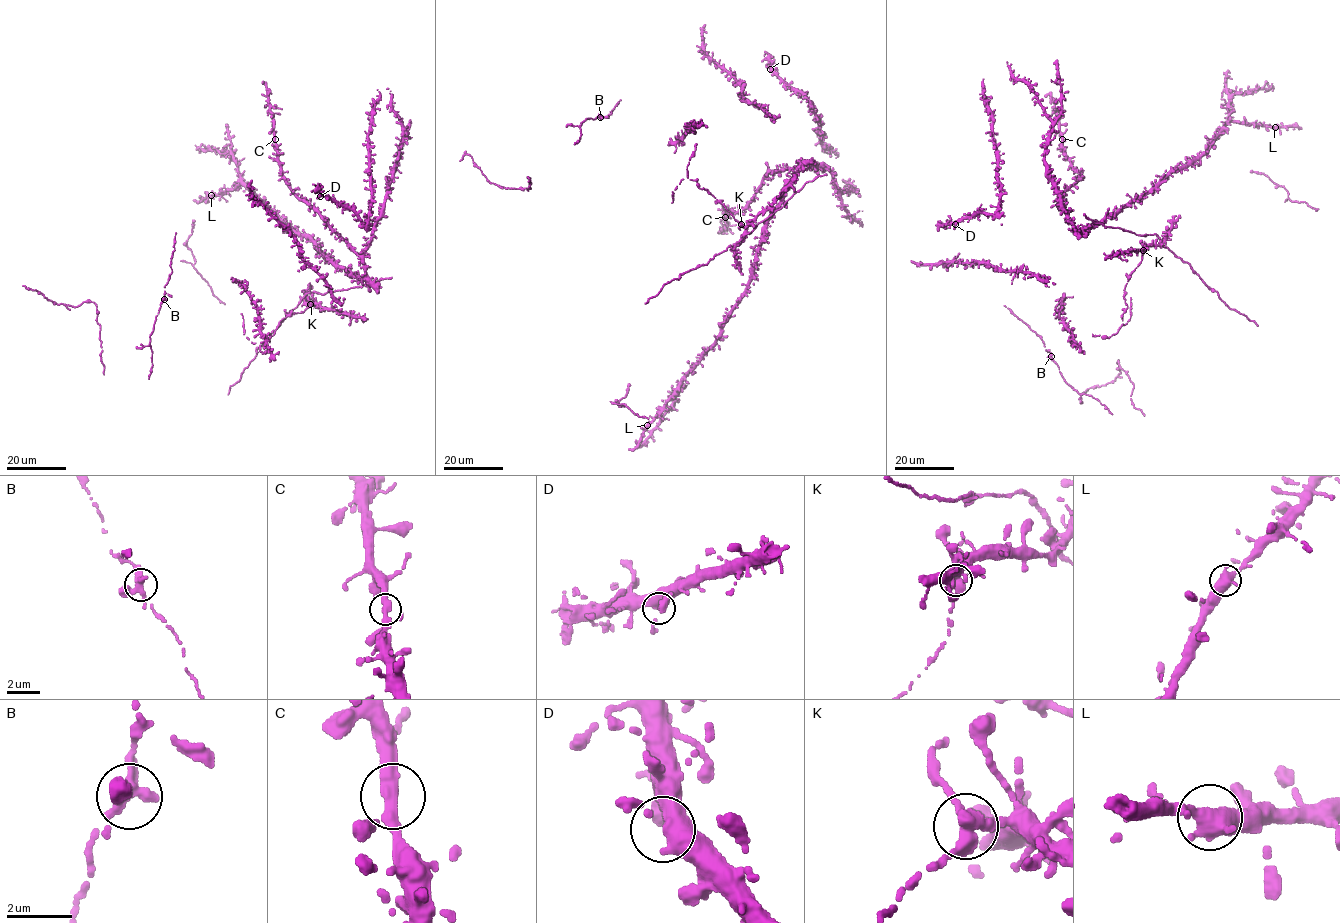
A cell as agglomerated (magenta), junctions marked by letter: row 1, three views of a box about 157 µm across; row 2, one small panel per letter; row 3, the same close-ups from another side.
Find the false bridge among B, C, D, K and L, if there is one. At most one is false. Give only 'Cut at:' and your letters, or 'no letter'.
Cut at: no letter

